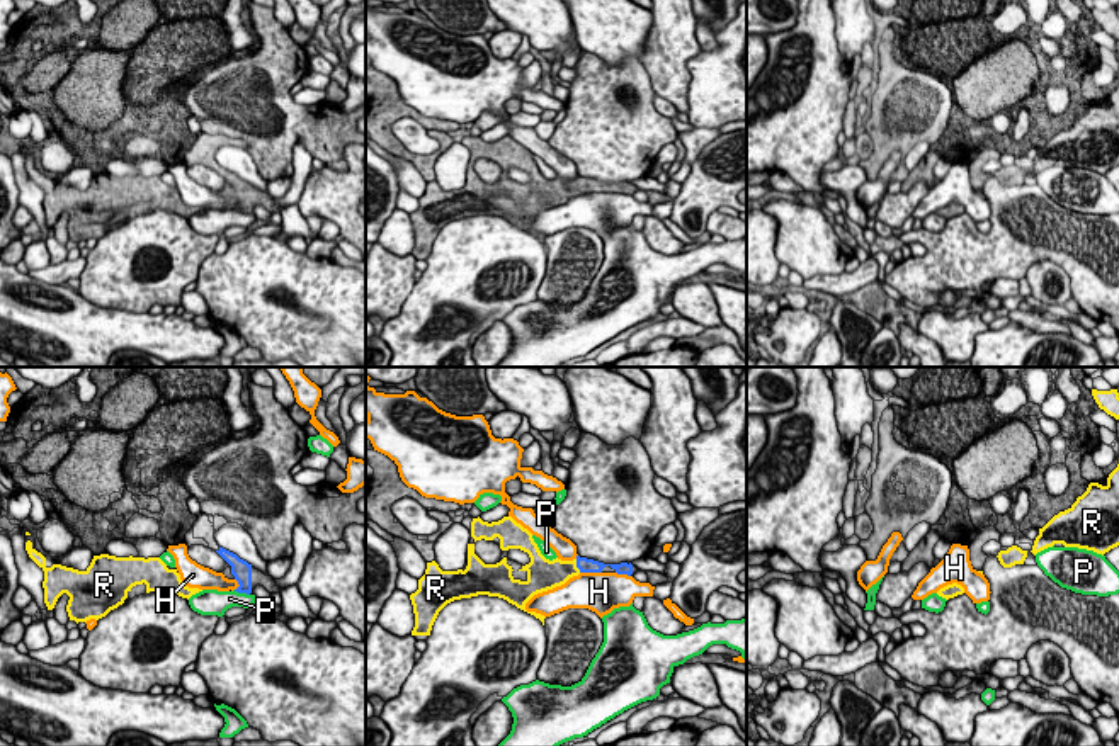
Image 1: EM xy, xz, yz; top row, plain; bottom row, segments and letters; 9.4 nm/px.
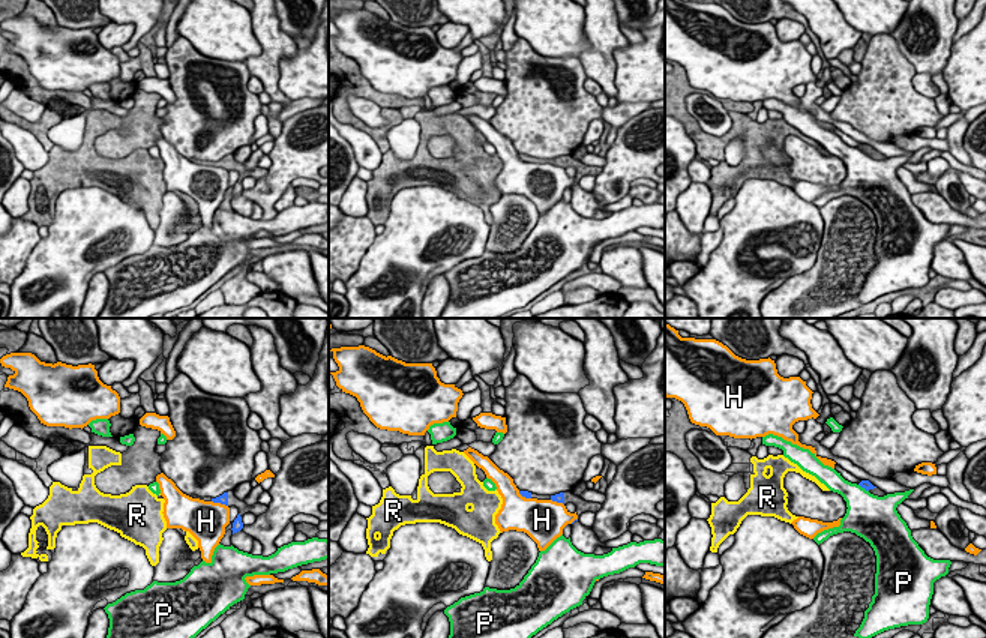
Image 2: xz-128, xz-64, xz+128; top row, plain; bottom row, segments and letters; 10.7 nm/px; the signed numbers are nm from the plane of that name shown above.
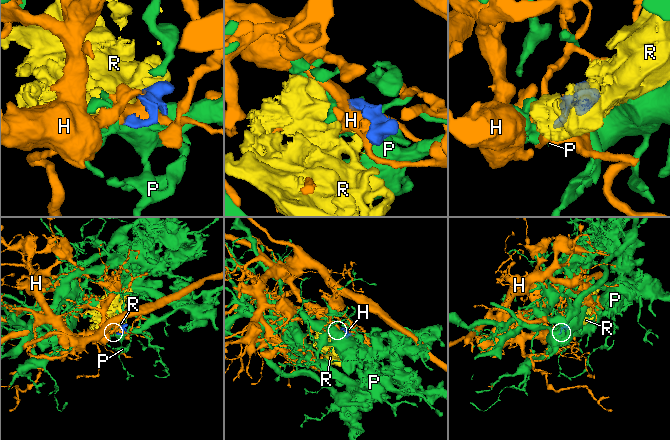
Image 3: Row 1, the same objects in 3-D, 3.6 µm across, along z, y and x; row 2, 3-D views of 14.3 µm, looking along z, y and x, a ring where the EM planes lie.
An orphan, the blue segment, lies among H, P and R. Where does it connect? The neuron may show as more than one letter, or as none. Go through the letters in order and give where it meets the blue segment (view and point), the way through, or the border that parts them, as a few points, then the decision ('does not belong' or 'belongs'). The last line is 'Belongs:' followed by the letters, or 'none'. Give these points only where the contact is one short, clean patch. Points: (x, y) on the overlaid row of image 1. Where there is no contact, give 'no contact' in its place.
H: meets blue in xz at (590, 571); does not belong
P: meets blue in xy at (242, 592); does not belong
R: meets blue in xz at (577, 566); runs through xz (584, 565), (577, 566), (553, 573); belongs
Belongs: R

